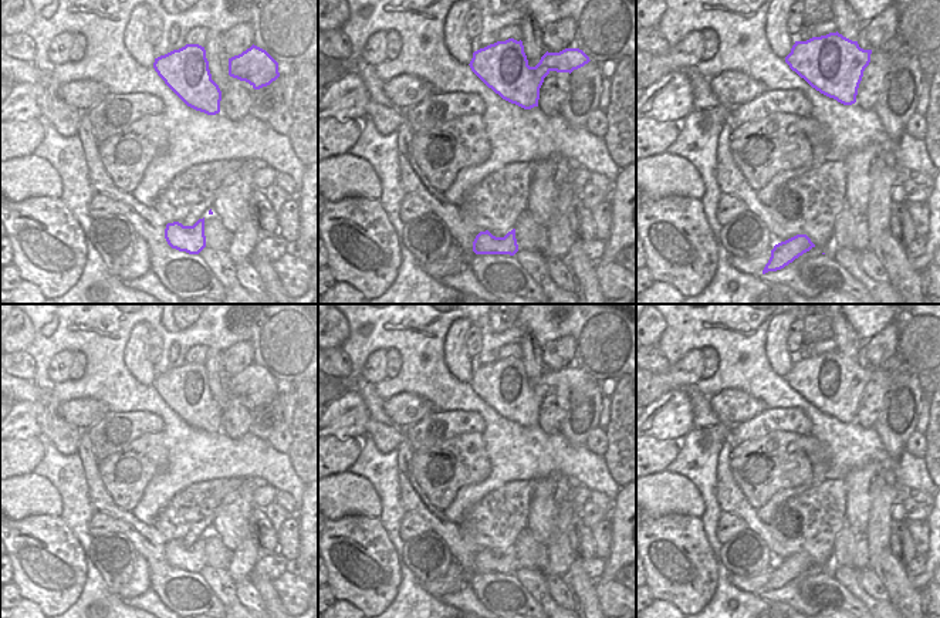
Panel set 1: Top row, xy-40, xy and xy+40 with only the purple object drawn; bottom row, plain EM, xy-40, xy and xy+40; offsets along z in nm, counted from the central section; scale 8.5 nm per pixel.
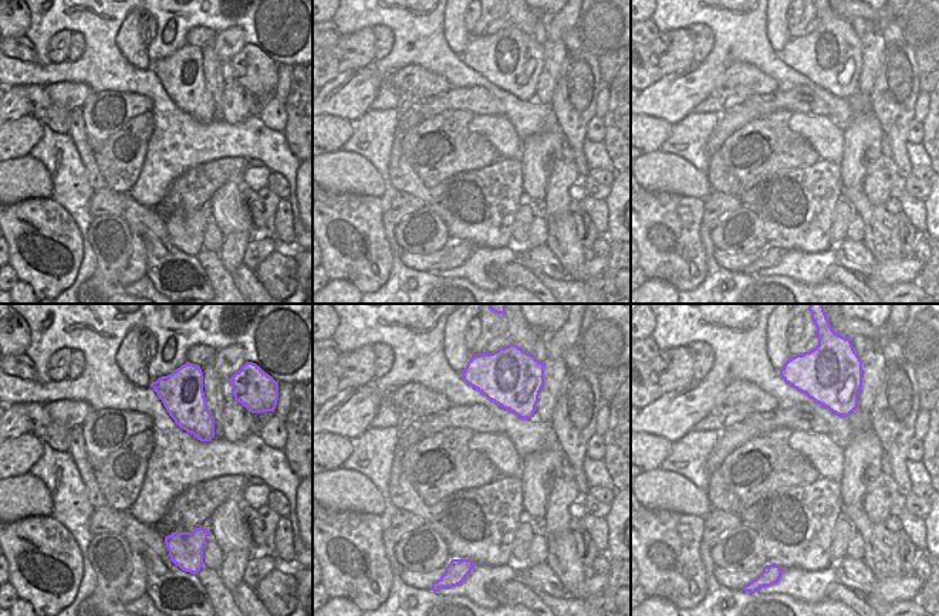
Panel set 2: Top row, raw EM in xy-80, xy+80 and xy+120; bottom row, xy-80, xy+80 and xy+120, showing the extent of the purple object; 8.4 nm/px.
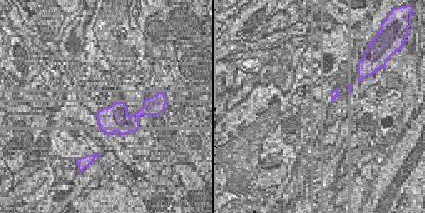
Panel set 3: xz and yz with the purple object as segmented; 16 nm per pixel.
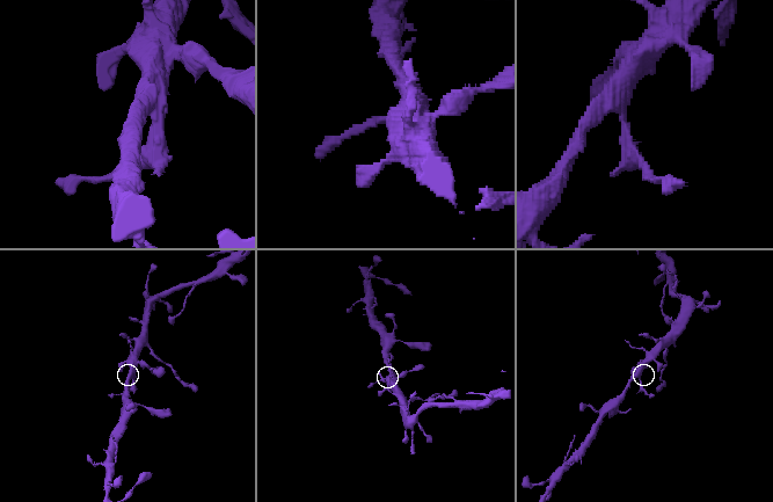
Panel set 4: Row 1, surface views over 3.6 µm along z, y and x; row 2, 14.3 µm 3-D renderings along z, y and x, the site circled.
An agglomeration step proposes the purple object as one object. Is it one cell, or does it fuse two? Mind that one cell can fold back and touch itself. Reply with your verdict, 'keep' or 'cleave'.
keep

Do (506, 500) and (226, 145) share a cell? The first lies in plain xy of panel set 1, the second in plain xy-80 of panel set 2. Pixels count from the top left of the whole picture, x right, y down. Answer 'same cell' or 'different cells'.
different cells

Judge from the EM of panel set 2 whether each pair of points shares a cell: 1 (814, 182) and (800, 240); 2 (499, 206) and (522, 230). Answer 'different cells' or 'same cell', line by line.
1: same cell
2: different cells

